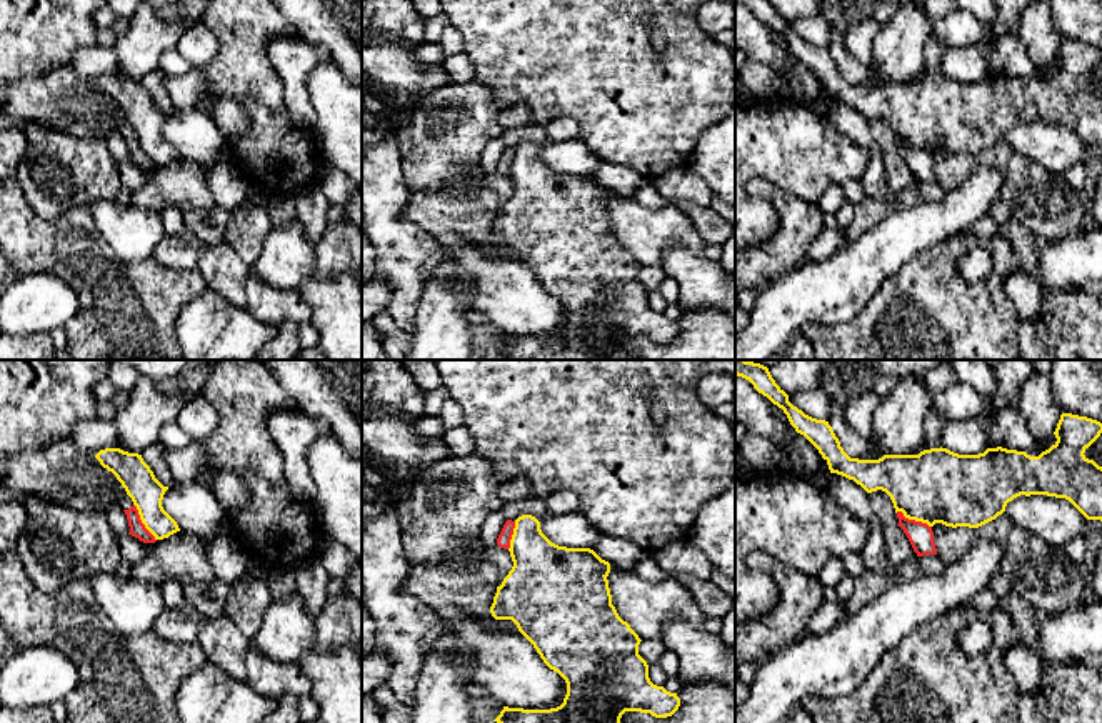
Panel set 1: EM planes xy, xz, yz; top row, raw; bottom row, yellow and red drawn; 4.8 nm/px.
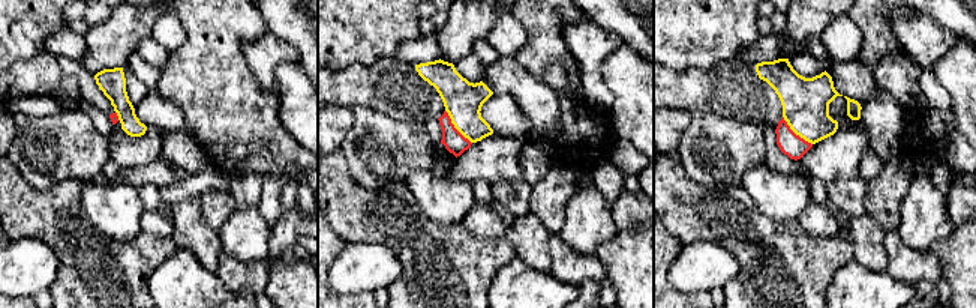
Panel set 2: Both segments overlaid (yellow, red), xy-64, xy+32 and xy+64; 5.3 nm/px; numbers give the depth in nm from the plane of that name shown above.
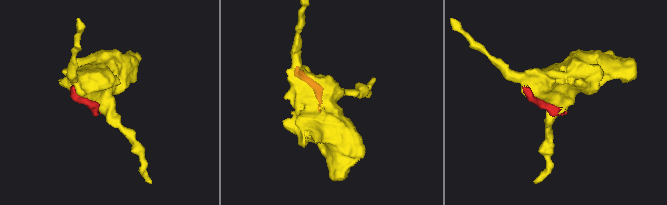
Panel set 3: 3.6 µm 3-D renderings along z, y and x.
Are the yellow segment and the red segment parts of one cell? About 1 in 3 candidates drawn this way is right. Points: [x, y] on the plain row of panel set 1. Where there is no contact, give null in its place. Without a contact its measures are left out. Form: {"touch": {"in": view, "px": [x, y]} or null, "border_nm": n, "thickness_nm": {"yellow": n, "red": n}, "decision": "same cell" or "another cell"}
{"touch": {"in": "yz", "px": [914, 145]}, "border_nm": 190, "thickness_nm": {"yellow": 360, "red": 120}, "decision": "another cell"}

